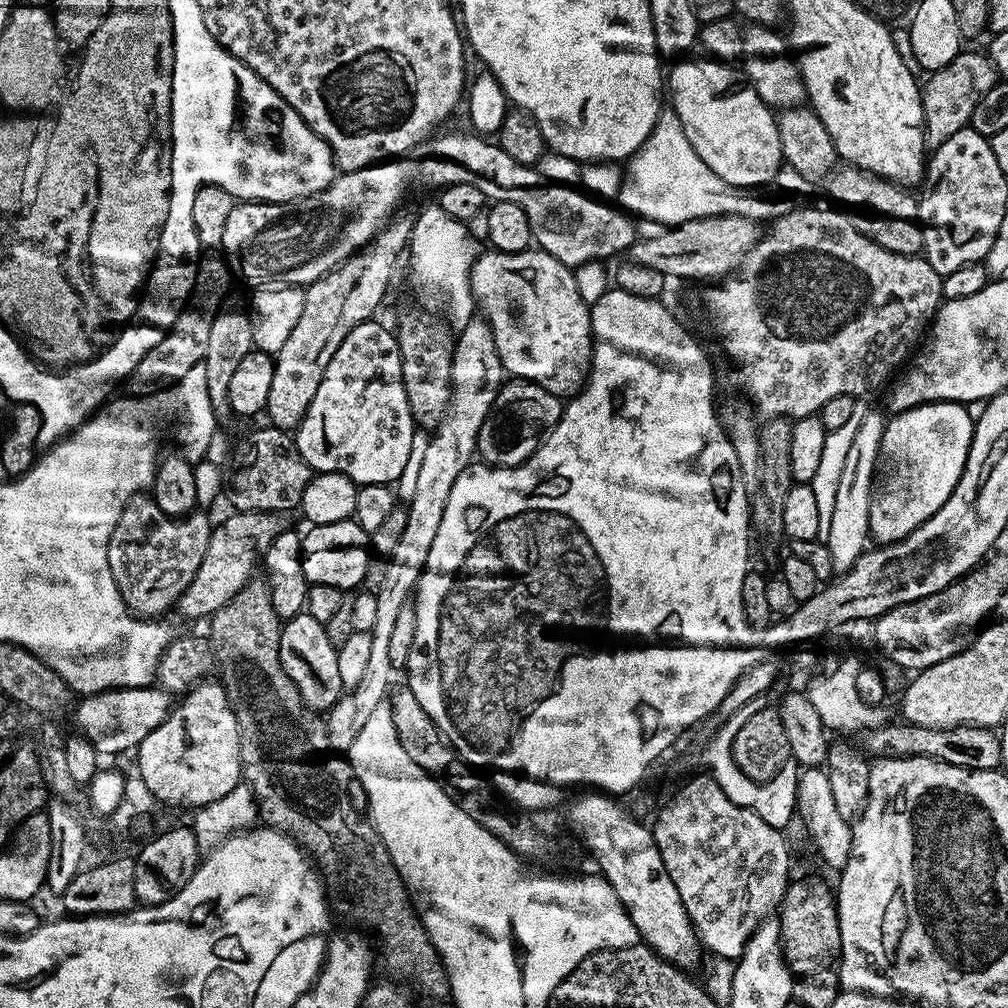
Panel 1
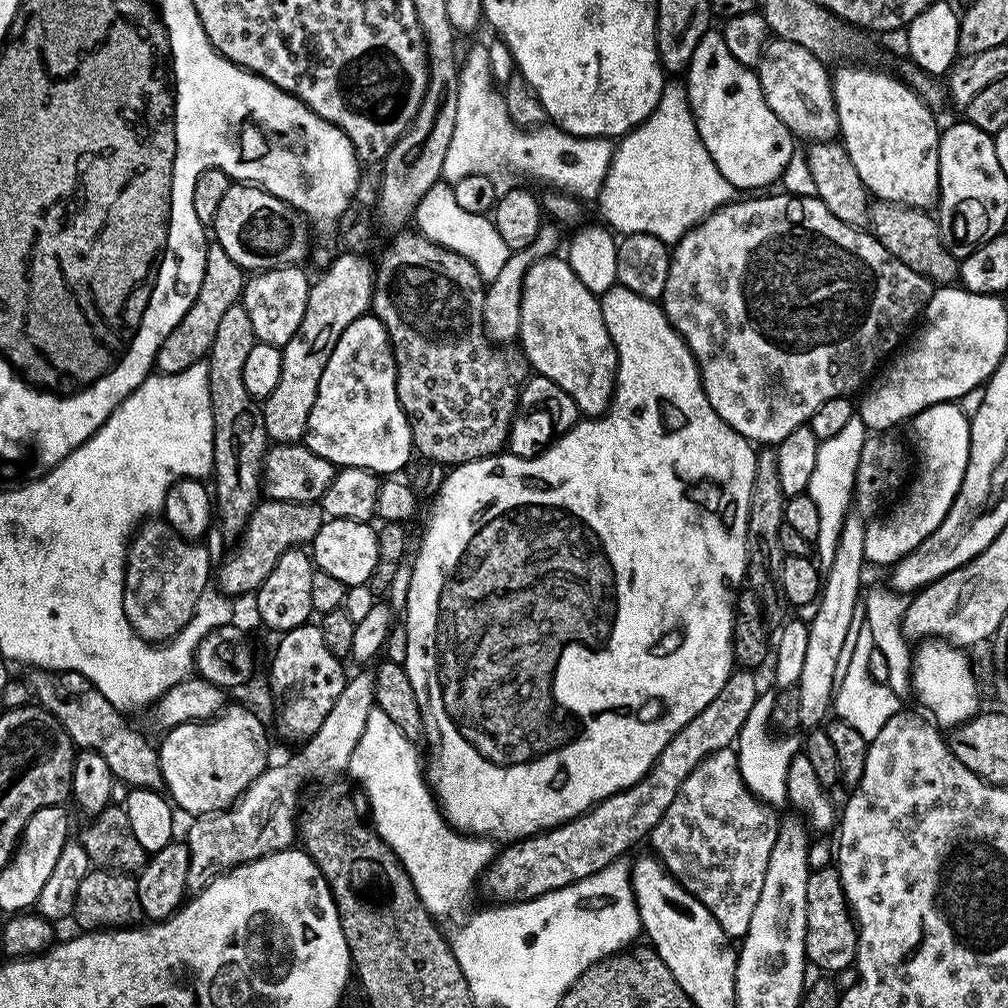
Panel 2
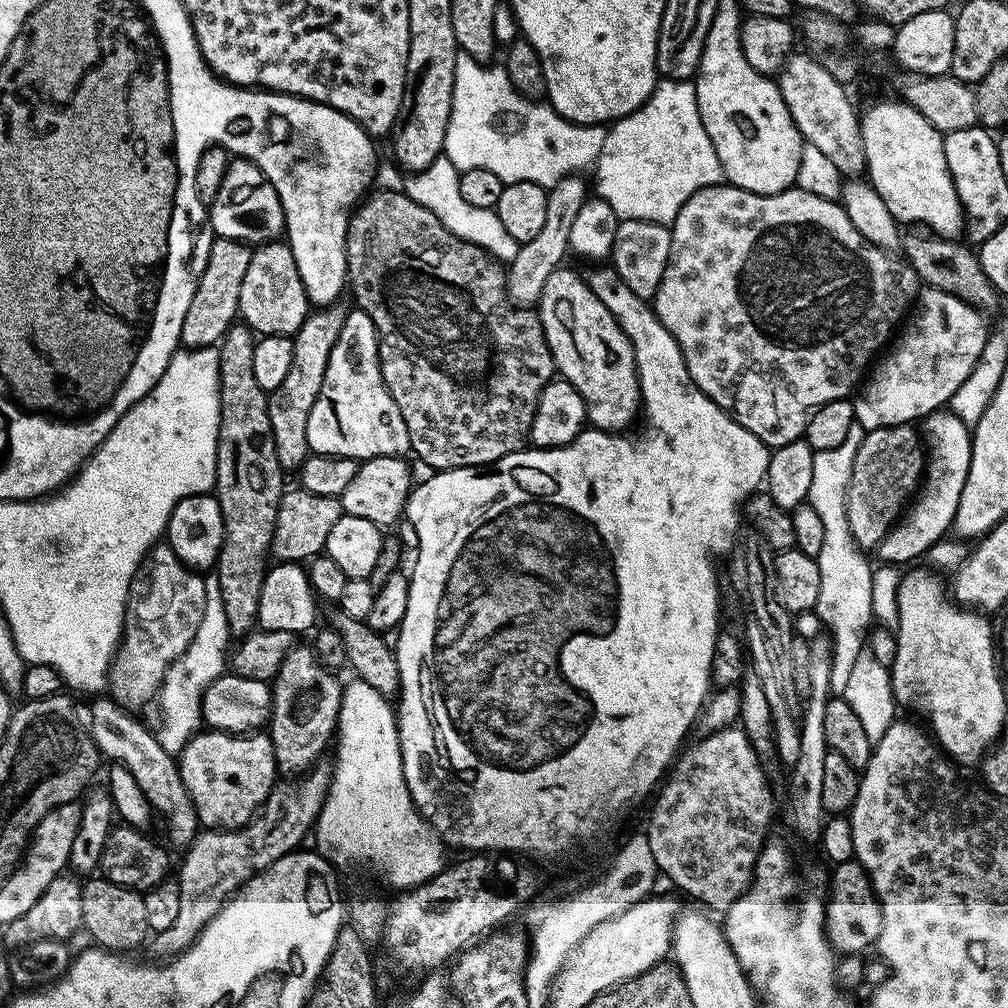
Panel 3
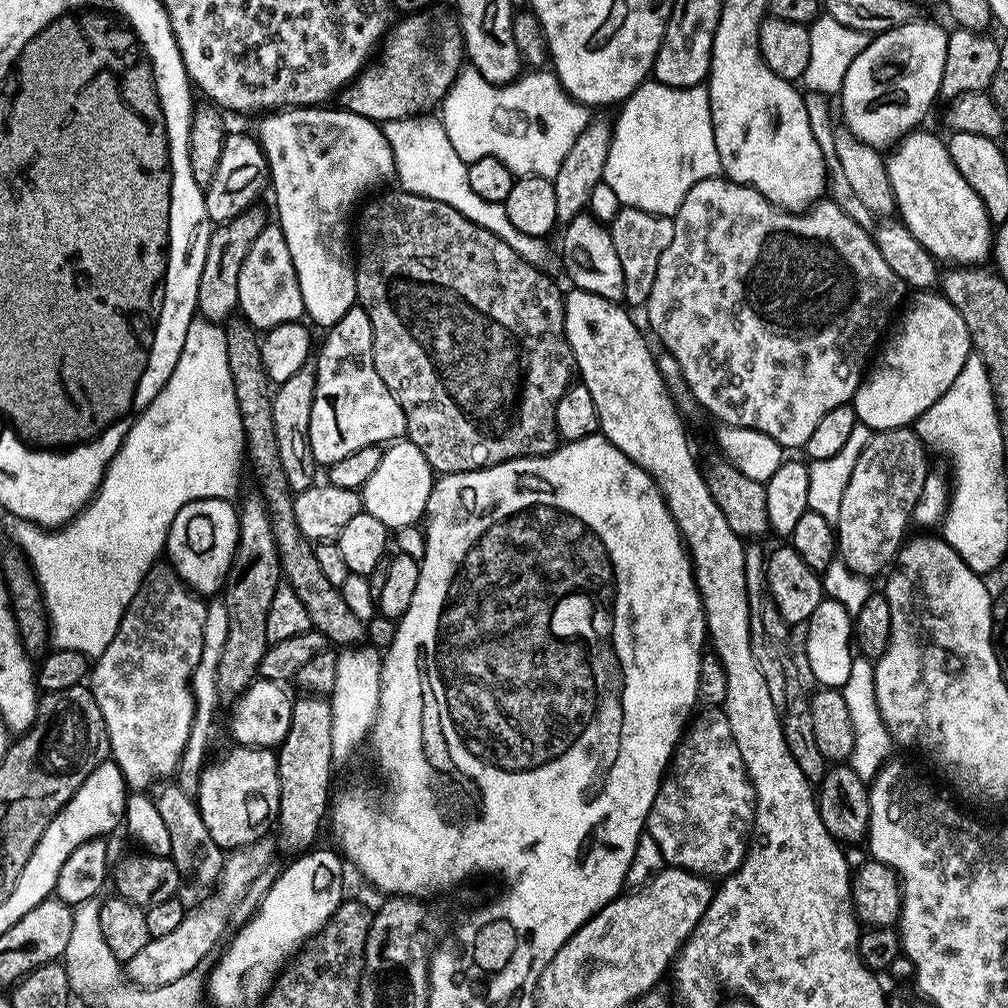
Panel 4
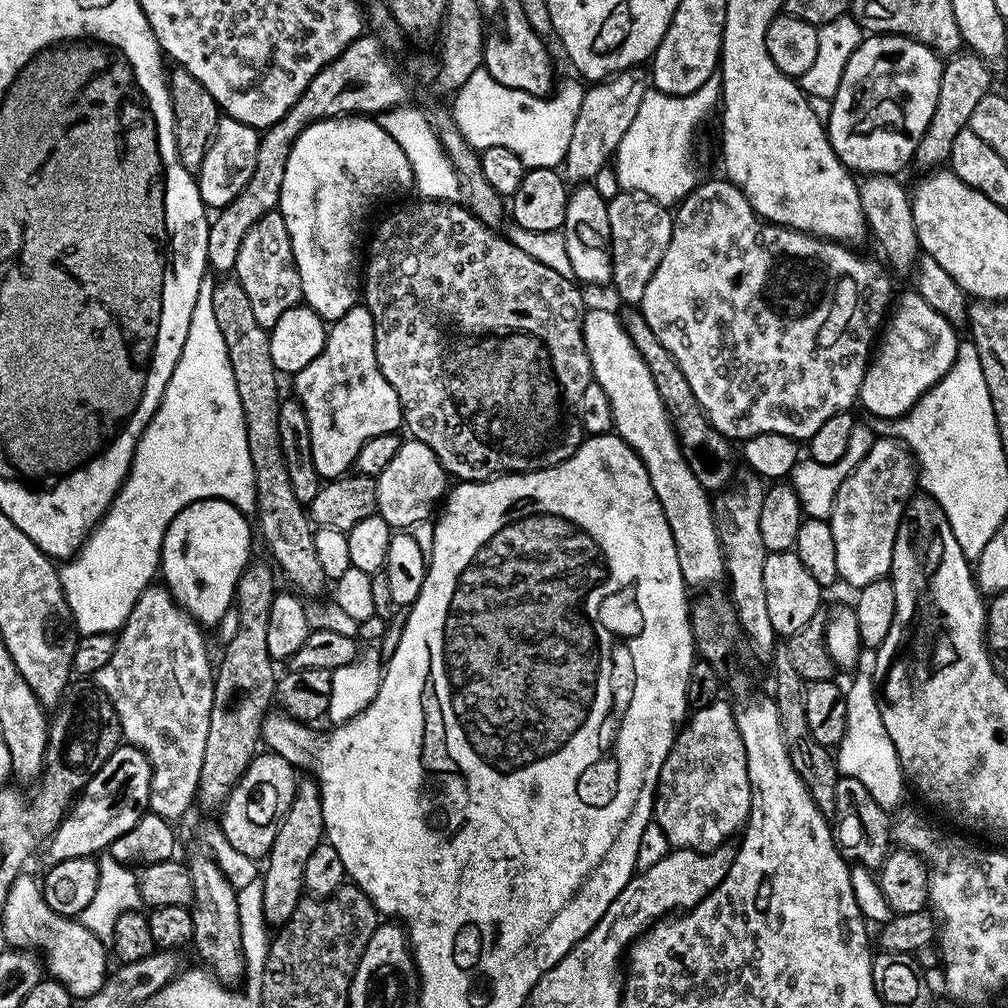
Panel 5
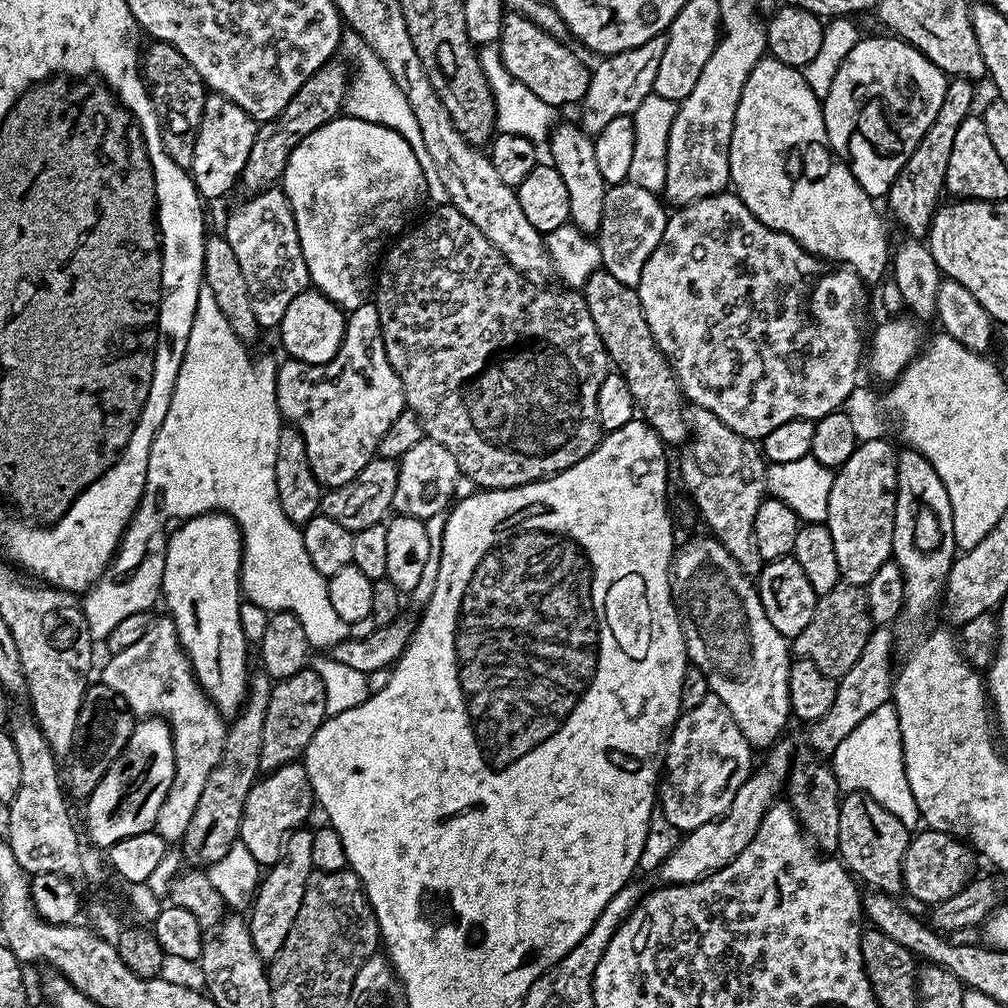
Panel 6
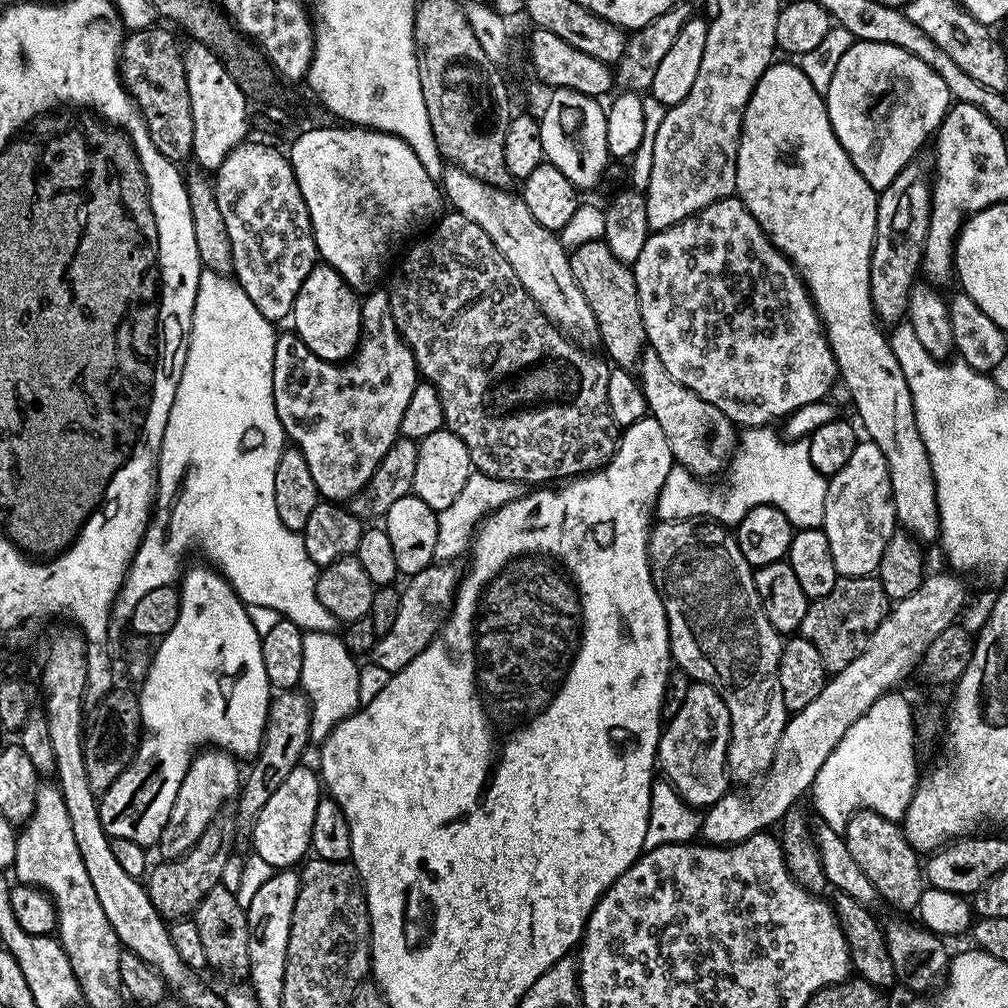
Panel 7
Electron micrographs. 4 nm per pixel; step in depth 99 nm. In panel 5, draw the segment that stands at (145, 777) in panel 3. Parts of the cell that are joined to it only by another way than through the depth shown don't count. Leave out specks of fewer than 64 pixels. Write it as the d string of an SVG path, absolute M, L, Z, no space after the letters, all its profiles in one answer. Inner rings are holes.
M202 854L187 861L193 882L193 900L190 905L194 930L192 944L205 960L207 971L211 972L225 986L236 986L244 979L244 951L242 930L238 922L237 888L226 880L226 875L216 865L211 855Z

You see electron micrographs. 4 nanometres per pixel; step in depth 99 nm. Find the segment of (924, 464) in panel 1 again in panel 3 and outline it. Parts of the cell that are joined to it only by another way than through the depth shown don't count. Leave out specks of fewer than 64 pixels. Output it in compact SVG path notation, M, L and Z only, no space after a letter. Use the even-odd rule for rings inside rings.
M934 410L929 416L923 417L922 424L922 440L926 445L926 471L915 493L914 503L893 524L888 536L882 538L882 542L874 550L885 565L911 565L916 562L911 560L918 559L923 552L931 553L934 546L945 539L944 531L948 532L953 527L959 498L970 470L973 433L969 425L961 422L950 410Z

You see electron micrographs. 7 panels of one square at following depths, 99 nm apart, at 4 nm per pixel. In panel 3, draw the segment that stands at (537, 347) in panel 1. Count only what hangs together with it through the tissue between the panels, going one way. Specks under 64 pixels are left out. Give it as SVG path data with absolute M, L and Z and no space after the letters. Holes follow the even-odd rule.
M561 266L546 278L546 286L542 286L538 315L542 322L542 330L546 334L546 342L550 346L552 360L556 364L556 372L582 394L586 402L588 424L593 429L613 434L623 433L632 424L635 416L642 412L640 398L640 373L636 371L636 359L630 338L618 326L618 322L606 310L602 302L588 288L588 281L583 275L571 272L568 266Z

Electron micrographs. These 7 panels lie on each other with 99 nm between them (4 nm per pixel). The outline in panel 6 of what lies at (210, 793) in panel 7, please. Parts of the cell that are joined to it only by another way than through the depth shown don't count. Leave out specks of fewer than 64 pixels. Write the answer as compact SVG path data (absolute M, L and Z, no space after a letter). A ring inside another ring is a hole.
M157 619L134 646L126 646L126 650L107 658L102 682L126 698L133 716L148 718L168 712L166 723L172 730L176 769L162 810L158 810L154 831L167 842L183 841L186 826L190 826L190 818L194 818L194 810L198 807L198 798L202 798L202 790L206 790L206 778L210 778L224 753L225 717L217 712L192 673L192 663L180 645L171 619Z

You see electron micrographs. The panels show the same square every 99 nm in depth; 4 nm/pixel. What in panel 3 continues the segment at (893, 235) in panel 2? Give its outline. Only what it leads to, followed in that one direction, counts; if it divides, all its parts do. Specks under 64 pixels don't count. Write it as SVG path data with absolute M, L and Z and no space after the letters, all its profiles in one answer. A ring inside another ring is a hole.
M935 234L923 235L905 235L902 240L902 252L905 252L903 255L907 263L912 265L917 277L927 287L942 290L946 295L958 298L962 303L970 305L973 310L994 307L998 293L990 282L990 278L986 278L980 265L979 255L967 243L959 239L945 238Z

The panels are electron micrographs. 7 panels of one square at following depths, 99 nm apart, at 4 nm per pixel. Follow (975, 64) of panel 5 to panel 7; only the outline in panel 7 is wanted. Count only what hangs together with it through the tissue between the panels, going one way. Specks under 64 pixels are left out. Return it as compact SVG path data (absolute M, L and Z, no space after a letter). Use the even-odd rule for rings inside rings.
M917 158L910 161L905 168L879 192L876 201L876 229L874 230L874 246L870 260L870 298L876 319L881 325L895 326L908 315L908 296L912 285L917 283L918 273L924 259L924 243L930 230L930 210L932 209L932 182L934 164L931 159Z

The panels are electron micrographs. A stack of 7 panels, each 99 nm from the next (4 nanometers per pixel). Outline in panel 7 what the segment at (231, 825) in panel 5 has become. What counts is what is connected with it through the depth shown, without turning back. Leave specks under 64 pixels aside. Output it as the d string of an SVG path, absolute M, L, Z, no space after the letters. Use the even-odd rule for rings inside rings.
M301 766L290 770L286 782L278 786L278 791L266 801L266 806L262 806L262 814L256 816L250 837L251 851L276 870L288 870L299 865L312 847L314 814L318 811L320 799L322 781L315 767Z

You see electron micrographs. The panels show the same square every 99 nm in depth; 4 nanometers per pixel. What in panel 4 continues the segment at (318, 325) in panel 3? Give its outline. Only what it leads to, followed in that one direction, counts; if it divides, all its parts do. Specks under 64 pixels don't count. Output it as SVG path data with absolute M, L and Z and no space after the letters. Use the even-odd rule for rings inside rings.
M305 366L286 378L286 382L275 385L272 397L272 413L274 414L274 434L278 437L278 454L282 458L282 470L286 474L286 482L293 493L301 492L317 483L318 465L314 458L314 450L310 450L310 410L314 406L314 390L316 389L316 373Z

